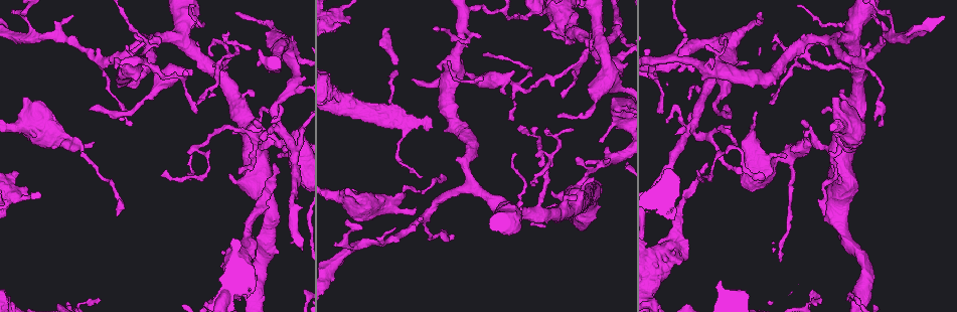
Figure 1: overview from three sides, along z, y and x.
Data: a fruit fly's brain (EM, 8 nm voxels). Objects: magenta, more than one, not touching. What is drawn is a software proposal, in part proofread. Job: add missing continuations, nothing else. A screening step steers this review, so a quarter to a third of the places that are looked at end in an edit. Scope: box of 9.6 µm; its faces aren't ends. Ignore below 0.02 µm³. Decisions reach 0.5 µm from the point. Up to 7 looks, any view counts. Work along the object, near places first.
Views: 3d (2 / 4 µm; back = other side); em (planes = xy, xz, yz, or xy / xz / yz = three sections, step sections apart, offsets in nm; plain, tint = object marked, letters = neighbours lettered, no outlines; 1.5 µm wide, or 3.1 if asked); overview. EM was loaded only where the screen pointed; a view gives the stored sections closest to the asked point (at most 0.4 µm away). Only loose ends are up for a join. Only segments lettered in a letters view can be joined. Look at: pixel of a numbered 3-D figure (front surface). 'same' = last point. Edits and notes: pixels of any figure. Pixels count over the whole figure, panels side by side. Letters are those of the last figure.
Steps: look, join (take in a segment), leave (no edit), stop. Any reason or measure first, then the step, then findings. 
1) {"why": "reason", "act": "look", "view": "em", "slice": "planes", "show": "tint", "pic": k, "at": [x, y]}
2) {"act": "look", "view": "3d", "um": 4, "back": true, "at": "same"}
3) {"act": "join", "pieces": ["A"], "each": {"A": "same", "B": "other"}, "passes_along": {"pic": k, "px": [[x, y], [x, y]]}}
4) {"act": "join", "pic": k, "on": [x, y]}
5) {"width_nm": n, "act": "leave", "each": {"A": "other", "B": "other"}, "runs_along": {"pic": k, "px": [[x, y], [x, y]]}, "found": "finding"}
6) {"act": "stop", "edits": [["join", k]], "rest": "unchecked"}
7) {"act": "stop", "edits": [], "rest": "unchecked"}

{"why": "an open end", "act": "look", "view": "3d", "um": 4, "pic": 1, "at": [417, 209]}

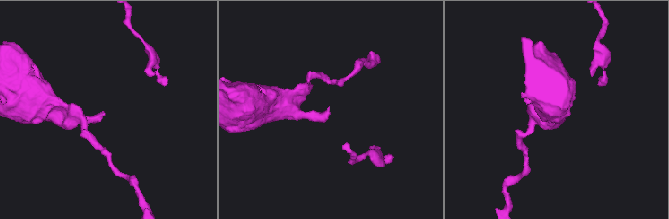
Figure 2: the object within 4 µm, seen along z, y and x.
{"act": "look", "view": "em", "slice": "xy", "step": 8, "show": "tint", "pic": 2, "at": [328, 109]}

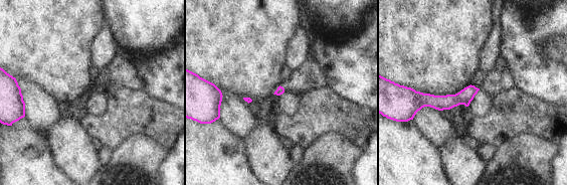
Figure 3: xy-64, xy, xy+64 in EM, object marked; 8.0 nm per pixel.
{"act": "look", "view": "em", "slice": "planes", "show": "letters", "at": "same"}

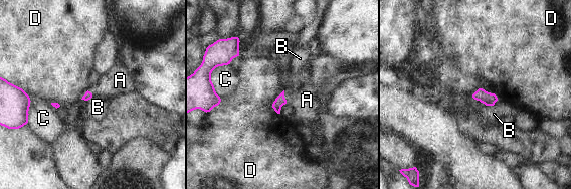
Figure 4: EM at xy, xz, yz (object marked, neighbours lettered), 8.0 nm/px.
{"act": "join", "pieces": ["A"], "each": {"A": "same", "B": "other", "C": "other", "D": "other"}, "passes_along": {"pic": 4, "px": [[280, 100], [283, 97], [307, 100]]}, "found": "it goes on there"}

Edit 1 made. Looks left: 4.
{"why": "branch stops here", "act": "look", "view": "em", "slice": "planes", "show": "letters", "pic": 1, "at": [223, 35]}

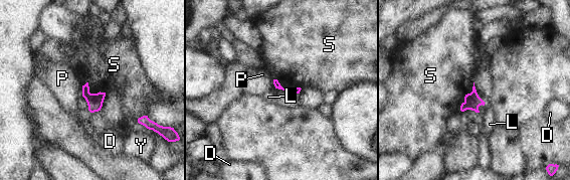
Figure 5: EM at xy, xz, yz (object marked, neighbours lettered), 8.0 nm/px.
{"longest_contact_nm": ["S", 260], "act": "leave", "each": {"D": "other", "L": "other", "P": "other", "S": "other", "Y": "other"}, "border": {"pic": 5, "px": [[473, 82], [459, 110]]}, "found": "no lettered segment goes on from it"}

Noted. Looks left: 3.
{"why": "branch stops here", "act": "look", "view": "3d", "um": 4, "pic": 1, "at": [707, 163]}

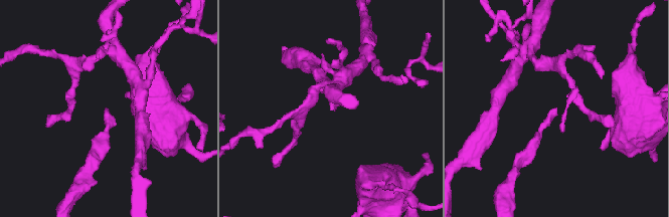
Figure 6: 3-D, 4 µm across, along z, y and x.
{"act": "look", "view": "em", "slice": "planes", "show": "letters", "pic": 6, "at": [105, 109]}

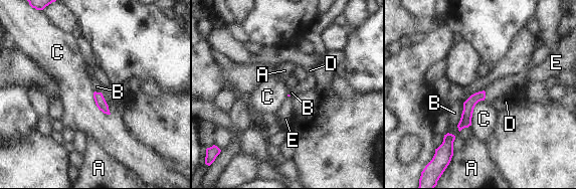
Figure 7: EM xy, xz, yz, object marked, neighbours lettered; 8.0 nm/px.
{"act": "join", "pieces": ["E"], "each": {"A": "other", "B": "other", "C": "other", "D": "other", "E": "same"}, "passes_along": {"pic": 7, "px": [[468, 106], [485, 96], [507, 85]]}, "found": "the neuron continues"}

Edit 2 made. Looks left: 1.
{"act": "stop", "edits": [["join", 4], ["join", 7]], "rest": "unchecked"}

